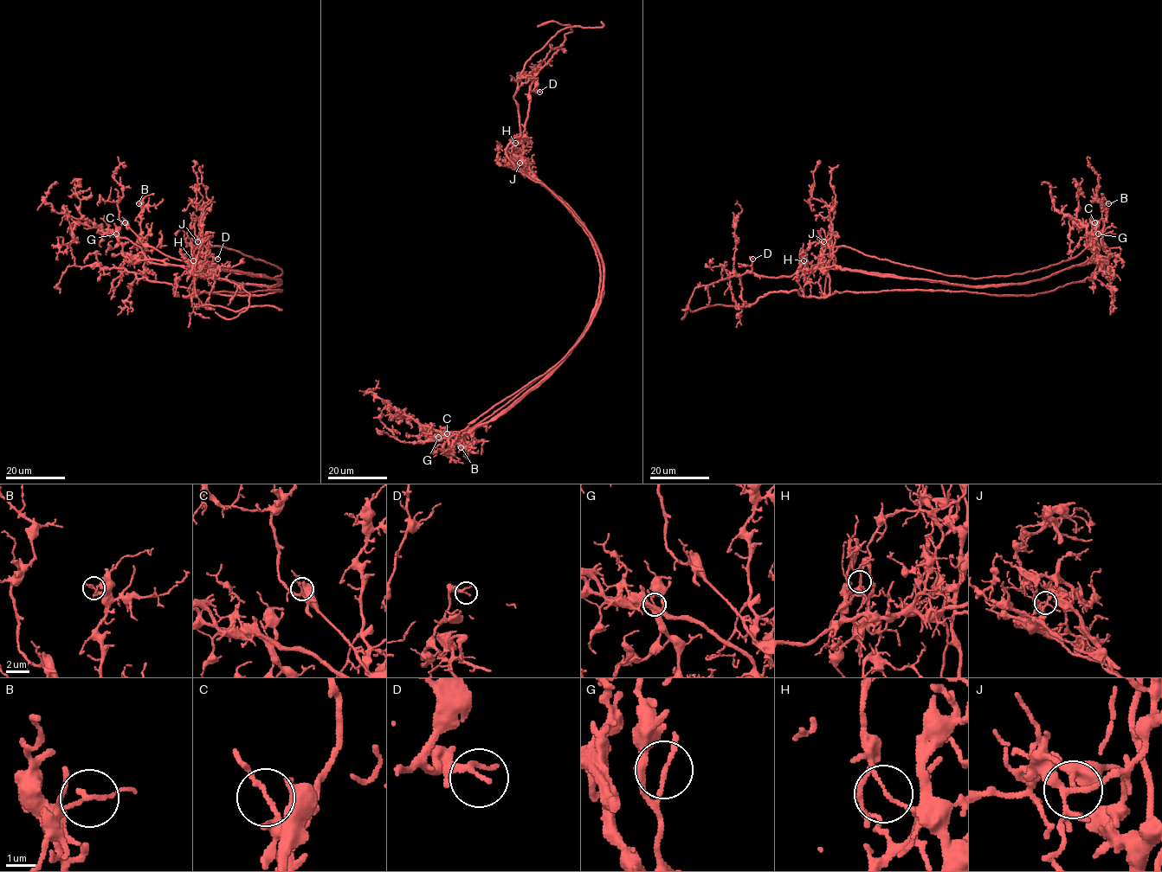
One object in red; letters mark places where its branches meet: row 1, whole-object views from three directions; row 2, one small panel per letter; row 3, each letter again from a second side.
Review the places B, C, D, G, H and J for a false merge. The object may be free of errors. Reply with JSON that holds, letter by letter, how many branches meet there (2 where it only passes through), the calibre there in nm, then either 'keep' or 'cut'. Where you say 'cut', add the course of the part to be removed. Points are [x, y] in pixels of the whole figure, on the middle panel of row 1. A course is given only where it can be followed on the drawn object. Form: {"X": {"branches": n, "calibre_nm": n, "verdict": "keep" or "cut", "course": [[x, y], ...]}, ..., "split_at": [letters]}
{"B": {"branches": 2, "calibre_nm": 150, "verdict": "keep"}, "C": {"branches": 2, "calibre_nm": 130, "verdict": "keep"}, "D": {"branches": 2, "calibre_nm": 170, "verdict": "keep"}, "G": {"branches": 2, "calibre_nm": 120, "verdict": "keep"}, "H": {"branches": 2, "calibre_nm": 100, "verdict": "cut", "course": [[515, 143], [599, 255], [603, 295], [589, 327], [544, 380], [465, 433], [404, 415], [367, 391], [375, 380]]}, "J": {"branches": 2, "calibre_nm": 160, "verdict": "keep"}, "split_at": ["H"]}

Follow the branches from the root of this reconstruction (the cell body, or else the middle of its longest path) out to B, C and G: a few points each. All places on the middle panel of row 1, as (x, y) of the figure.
B: (516, 169), (558, 195), (588, 232), (603, 260), (604, 280), (574, 346), (468, 428), (461, 447)
C: (516, 169), (558, 195), (588, 232), (604, 266), (601, 295), (583, 334), (555, 365), (472, 427), (447, 433)
G: (516, 169), (545, 185), (590, 238), (599, 267), (597, 304), (577, 344), (537, 384), (485, 424), (438, 437)

